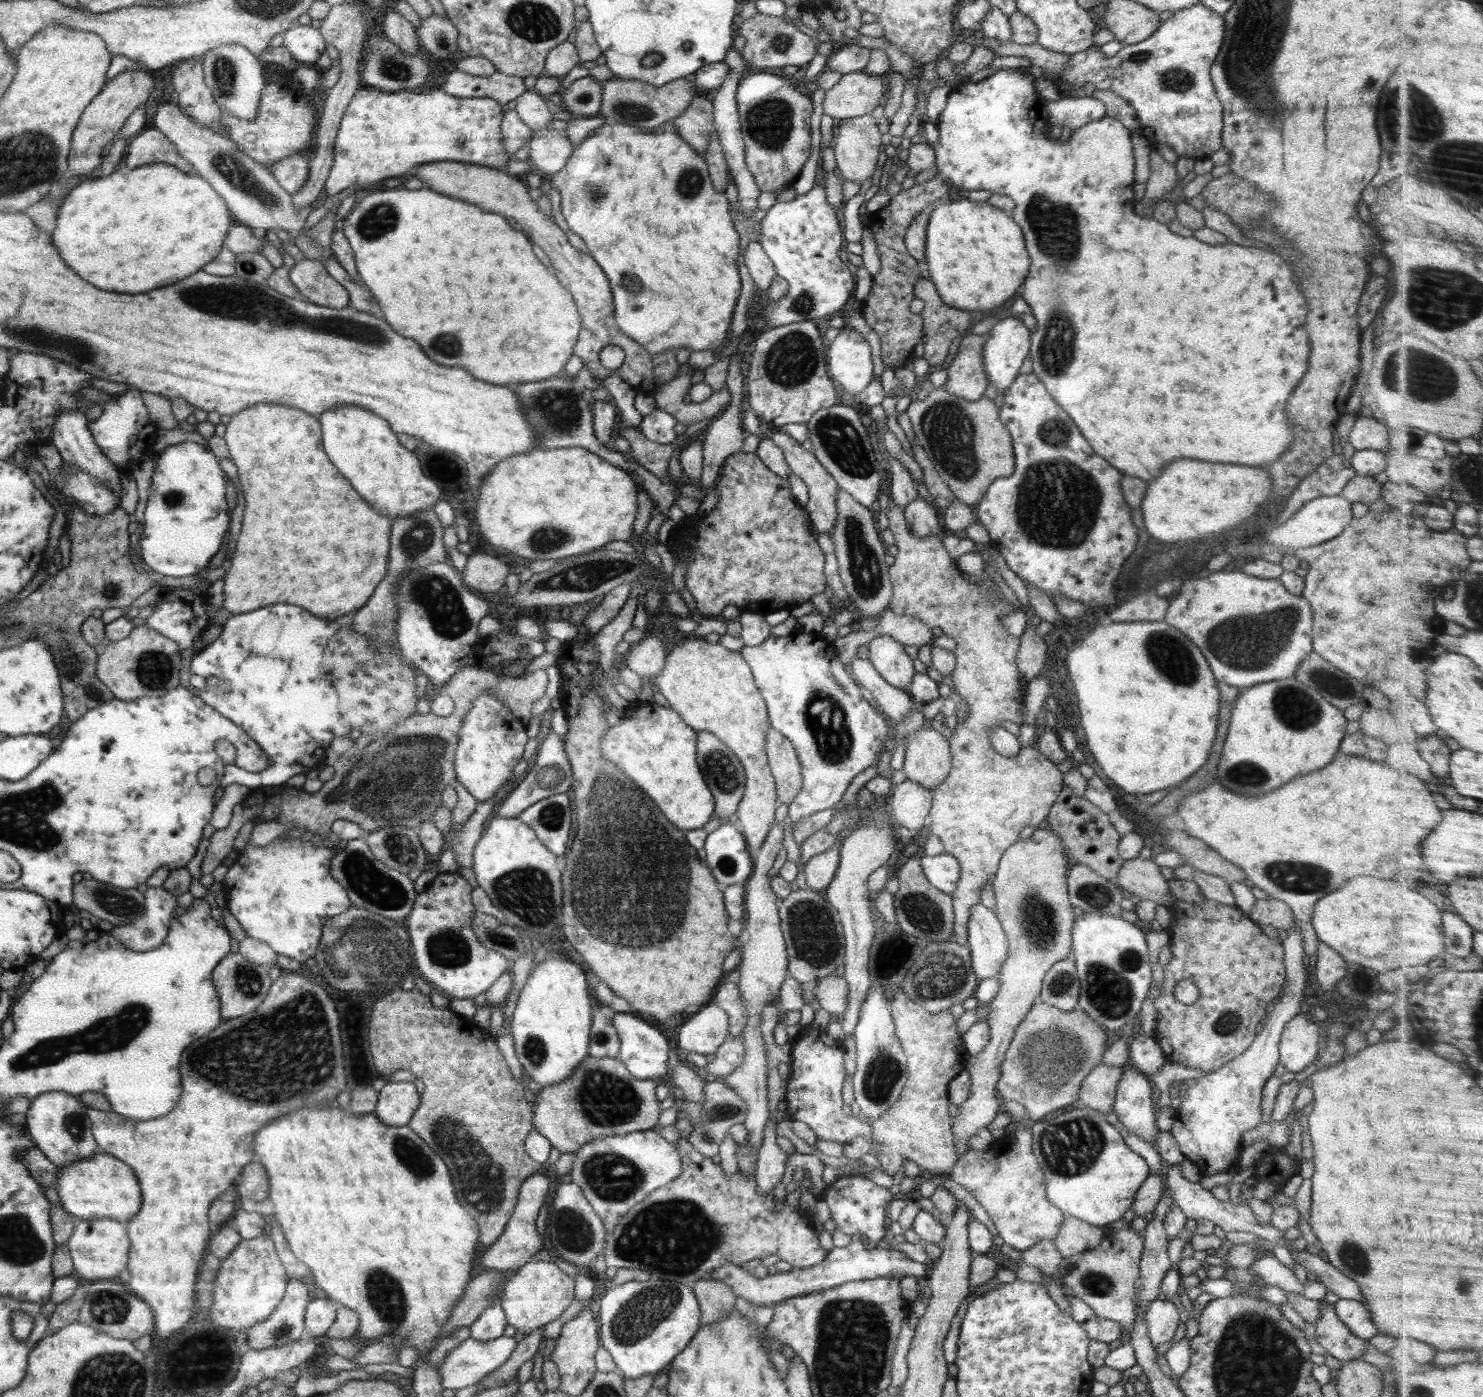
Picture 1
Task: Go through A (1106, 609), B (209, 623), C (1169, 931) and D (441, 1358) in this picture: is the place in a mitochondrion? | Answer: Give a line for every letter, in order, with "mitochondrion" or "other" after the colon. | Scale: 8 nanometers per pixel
A: other
B: other
C: other
D: other

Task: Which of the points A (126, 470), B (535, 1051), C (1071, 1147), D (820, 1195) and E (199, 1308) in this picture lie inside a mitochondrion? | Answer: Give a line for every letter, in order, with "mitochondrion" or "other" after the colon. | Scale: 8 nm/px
A: other
B: mitochondrion
C: mitochondrion
D: other
E: other

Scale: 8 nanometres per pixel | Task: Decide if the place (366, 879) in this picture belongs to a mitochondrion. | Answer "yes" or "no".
yes

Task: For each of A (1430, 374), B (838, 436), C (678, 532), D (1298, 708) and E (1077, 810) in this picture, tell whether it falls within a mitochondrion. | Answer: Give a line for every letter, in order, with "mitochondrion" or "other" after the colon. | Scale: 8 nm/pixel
A: mitochondrion
B: mitochondrion
C: other
D: mitochondrion
E: other

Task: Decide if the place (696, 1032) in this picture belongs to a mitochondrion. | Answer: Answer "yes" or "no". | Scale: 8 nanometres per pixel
no

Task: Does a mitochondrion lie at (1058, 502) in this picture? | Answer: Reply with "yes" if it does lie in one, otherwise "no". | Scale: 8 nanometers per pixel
yes

